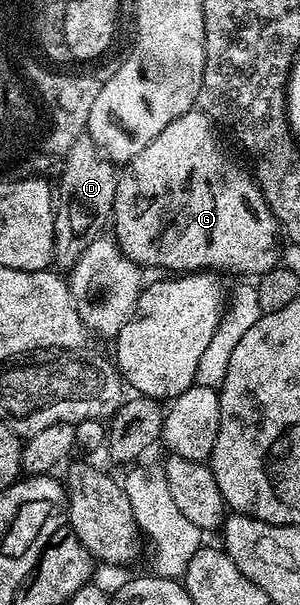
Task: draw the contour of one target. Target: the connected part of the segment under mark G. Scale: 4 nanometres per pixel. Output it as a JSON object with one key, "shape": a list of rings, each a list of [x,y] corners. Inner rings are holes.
{"shape":[[[192,109],[181,115],[169,125],[131,163],[128,164],[129,172],[120,176],[117,185],[117,205],[115,208],[115,238],[121,246],[121,251],[133,263],[142,269],[148,267],[162,267],[165,273],[222,273],[221,271],[238,271],[241,275],[253,275],[260,277],[270,271],[279,263],[279,246],[277,247],[277,235],[279,239],[279,224],[269,203],[265,200],[265,194],[257,184],[256,178],[248,170],[244,171],[231,156],[225,152],[221,139],[217,136],[218,128],[212,119],[208,119],[199,109]]]}

